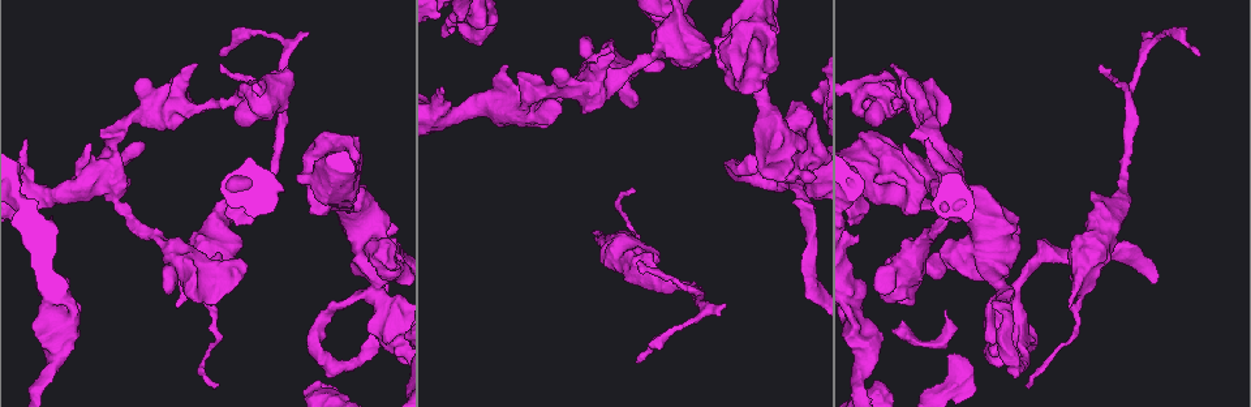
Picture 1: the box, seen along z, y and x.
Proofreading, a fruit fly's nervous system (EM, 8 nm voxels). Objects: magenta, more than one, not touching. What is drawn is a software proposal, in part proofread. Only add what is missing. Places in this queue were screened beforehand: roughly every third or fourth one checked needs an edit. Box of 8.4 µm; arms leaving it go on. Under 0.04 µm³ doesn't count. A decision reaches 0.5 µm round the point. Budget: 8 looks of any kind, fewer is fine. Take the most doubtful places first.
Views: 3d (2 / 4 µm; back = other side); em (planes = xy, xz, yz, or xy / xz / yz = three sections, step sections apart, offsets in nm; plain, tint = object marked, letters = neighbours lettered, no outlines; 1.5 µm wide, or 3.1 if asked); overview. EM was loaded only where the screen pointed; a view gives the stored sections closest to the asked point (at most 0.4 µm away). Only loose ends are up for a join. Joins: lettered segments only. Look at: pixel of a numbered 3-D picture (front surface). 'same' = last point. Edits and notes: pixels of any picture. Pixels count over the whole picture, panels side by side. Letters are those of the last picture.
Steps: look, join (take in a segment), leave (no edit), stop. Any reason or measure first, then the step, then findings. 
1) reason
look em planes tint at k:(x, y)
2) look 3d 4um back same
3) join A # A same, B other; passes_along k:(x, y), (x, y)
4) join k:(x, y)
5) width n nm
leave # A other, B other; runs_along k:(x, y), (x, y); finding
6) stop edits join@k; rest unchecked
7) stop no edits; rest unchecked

stops while still wide
look 3d 4um at 1:(1091, 194)

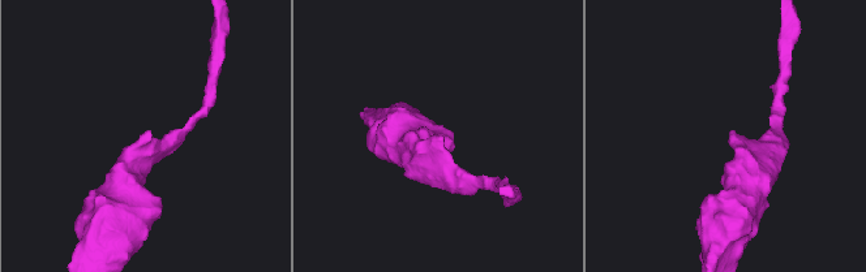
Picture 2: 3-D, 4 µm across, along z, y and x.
look em planes letters at 2:(148, 132)

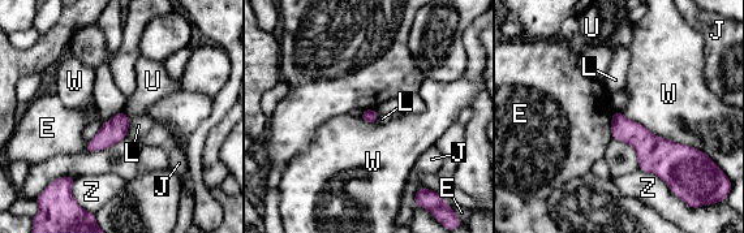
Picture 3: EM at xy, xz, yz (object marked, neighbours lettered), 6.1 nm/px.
longest_contact W 550 nm
leave # E other, J other, L other, U other, W other, Z other; border 3:(622, 113), (654, 134), (702, 151); none of them fits

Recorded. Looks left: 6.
thin end
look 3d 2um at 1:(309, 31)

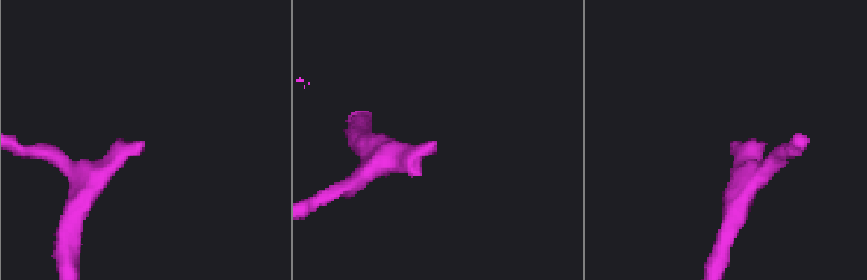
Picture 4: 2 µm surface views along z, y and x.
look em xy step 8 tint at 4:(435, 143)

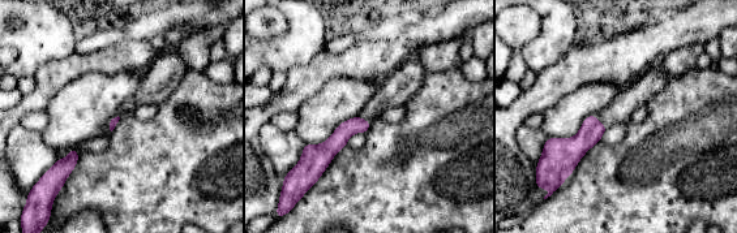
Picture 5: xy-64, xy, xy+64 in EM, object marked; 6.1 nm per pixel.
look em planes letters same

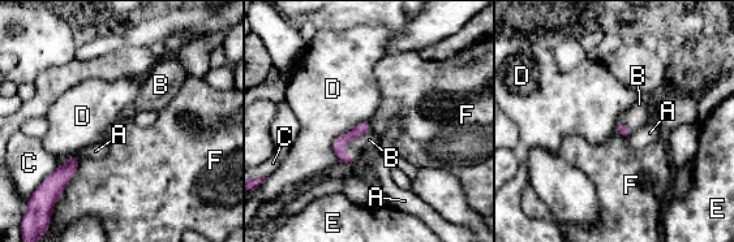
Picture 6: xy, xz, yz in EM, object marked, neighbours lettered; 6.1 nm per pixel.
join B # A other, B same, C other, D other, E other, F other; passes_along 6:(339, 145), (361, 134), (369, 139); it goes on there

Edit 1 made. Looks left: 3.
look overview

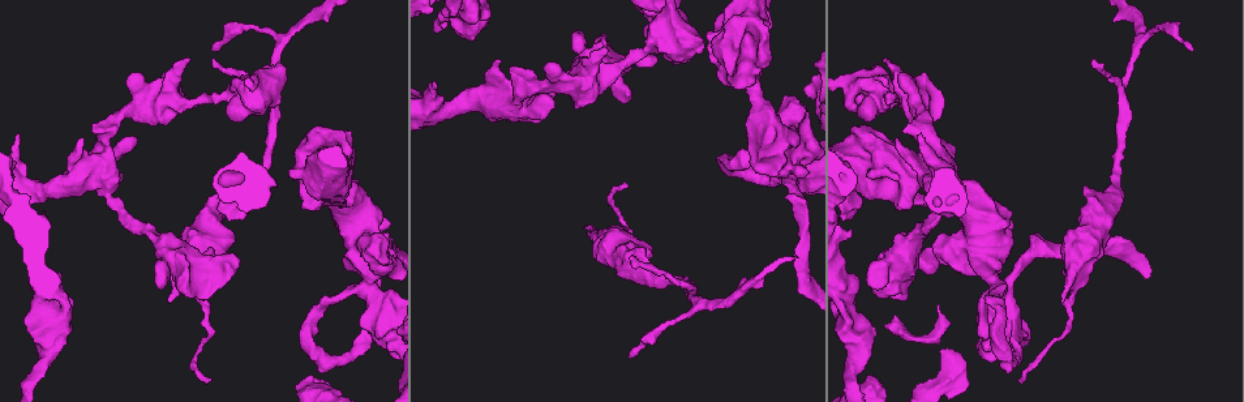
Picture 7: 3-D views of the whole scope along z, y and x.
look em planes tint at 7:(384, 265)

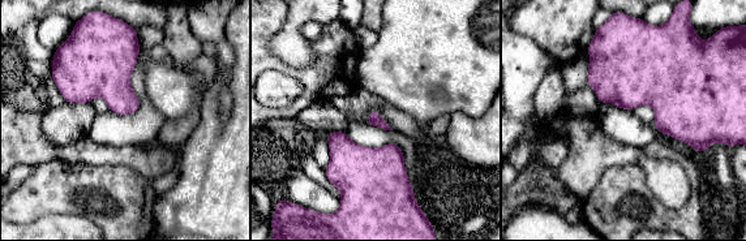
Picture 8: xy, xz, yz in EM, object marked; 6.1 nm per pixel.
look em planes letters same

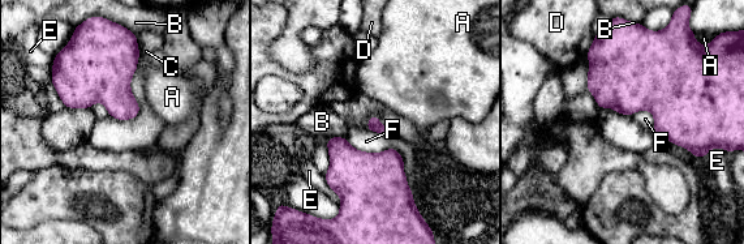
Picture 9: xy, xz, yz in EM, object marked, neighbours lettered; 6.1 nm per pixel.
leave # A other, B other, C other, D other, E other, F other; border 9:(344, 137), (394, 148), (412, 193); no lettered segment goes on from it

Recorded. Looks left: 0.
stop edits join@6; rest unchecked

